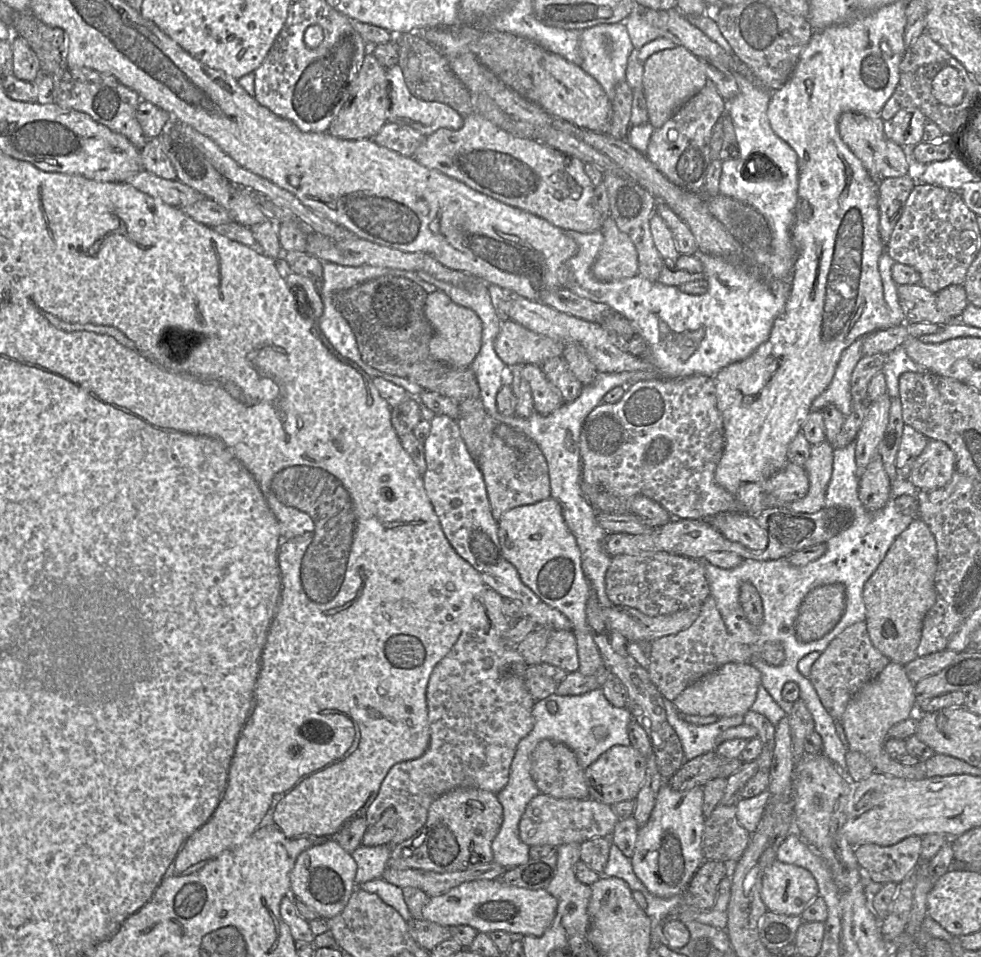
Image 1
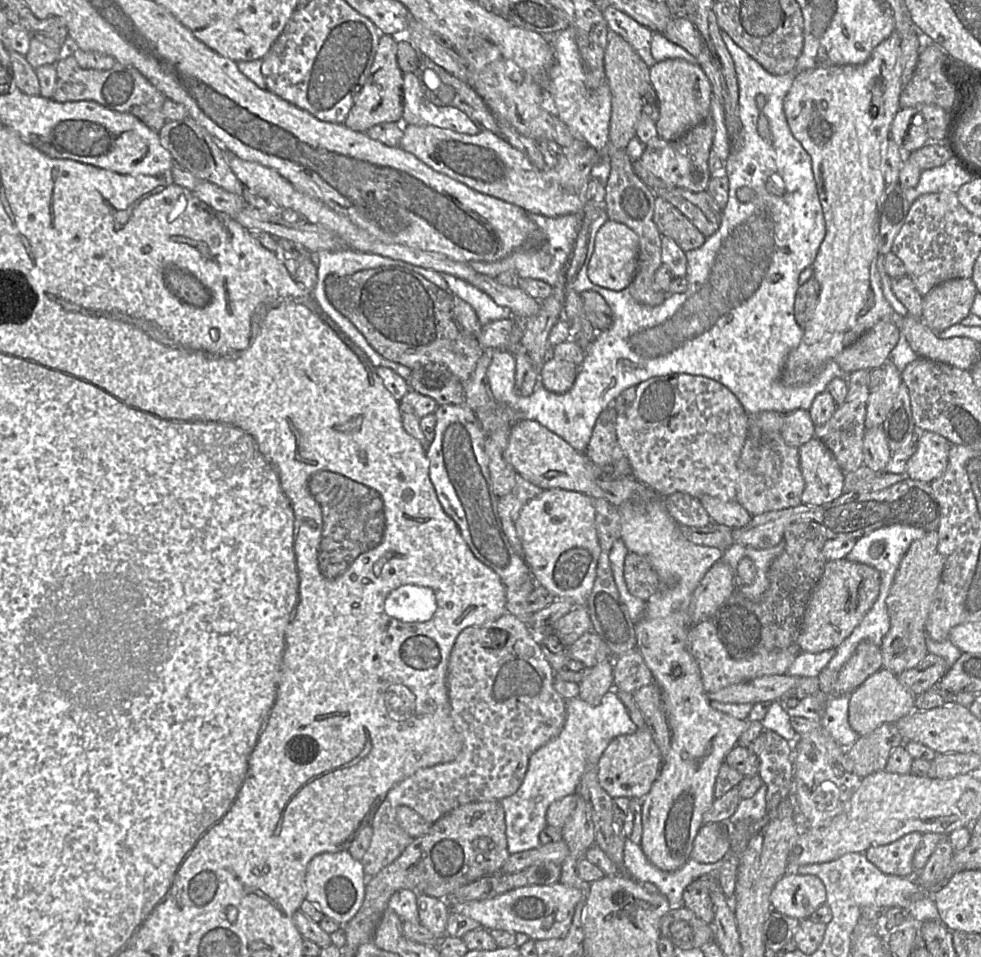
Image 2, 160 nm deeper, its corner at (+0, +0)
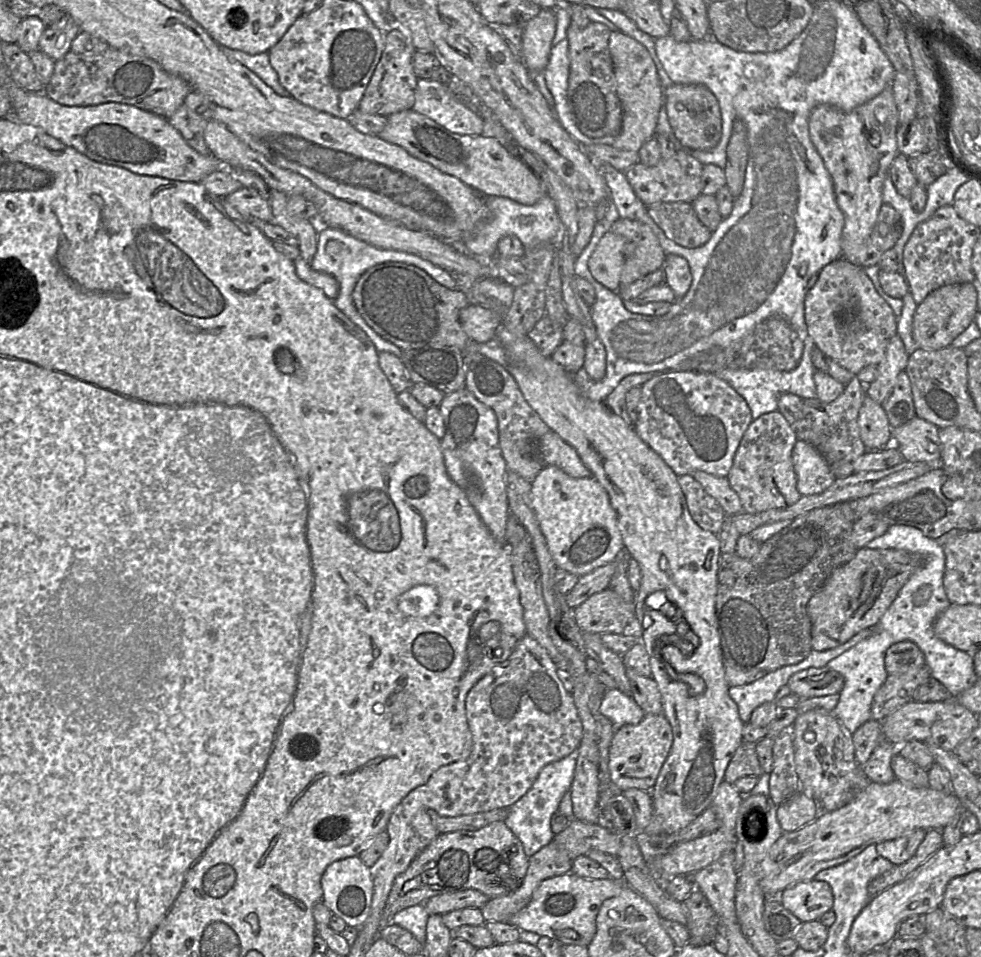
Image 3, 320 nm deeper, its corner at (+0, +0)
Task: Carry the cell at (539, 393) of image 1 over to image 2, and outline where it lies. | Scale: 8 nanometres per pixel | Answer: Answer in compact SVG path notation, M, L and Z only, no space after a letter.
M549 354L540 370L540 382L548 391L562 394L573 387L578 371L579 367L574 363Z

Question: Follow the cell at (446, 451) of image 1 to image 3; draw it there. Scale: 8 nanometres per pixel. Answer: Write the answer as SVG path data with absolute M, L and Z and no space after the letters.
M466 388L446 394L439 409L445 425L445 435L440 443L447 474L465 493L493 538L500 543L505 543L506 523L510 515L506 496L507 468L499 445L498 421L495 412L478 401Z

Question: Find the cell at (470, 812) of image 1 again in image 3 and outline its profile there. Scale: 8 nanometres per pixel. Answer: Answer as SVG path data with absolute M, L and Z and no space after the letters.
M503 821L490 823L477 830L457 830L439 834L420 852L409 867L395 878L382 913L381 929L391 923L392 917L398 911L410 906L424 904L431 897L443 893L474 889L489 899L510 895L523 883L528 865L529 857L525 854L521 841Z

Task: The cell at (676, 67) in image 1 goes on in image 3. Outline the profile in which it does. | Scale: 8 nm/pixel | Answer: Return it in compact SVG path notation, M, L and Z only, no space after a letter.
M675 84L664 89L664 103L669 124L683 147L692 150L714 148L722 133L721 115L717 99L702 84Z

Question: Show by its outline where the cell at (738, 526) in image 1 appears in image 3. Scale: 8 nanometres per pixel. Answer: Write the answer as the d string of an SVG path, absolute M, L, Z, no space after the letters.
M704 471L694 472L693 477L701 484L705 492L717 501L726 516L743 511L740 498L731 488L727 477L714 476Z

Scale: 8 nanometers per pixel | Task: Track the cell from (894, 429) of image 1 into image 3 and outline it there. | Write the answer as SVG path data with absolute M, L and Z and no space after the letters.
M901 371L889 397L882 403L892 429L916 416L911 383L906 371Z

